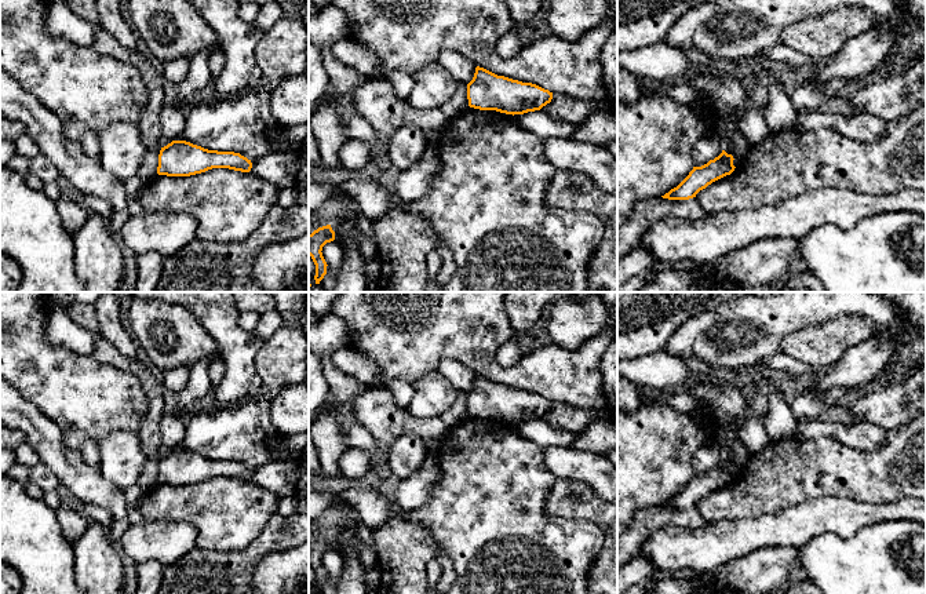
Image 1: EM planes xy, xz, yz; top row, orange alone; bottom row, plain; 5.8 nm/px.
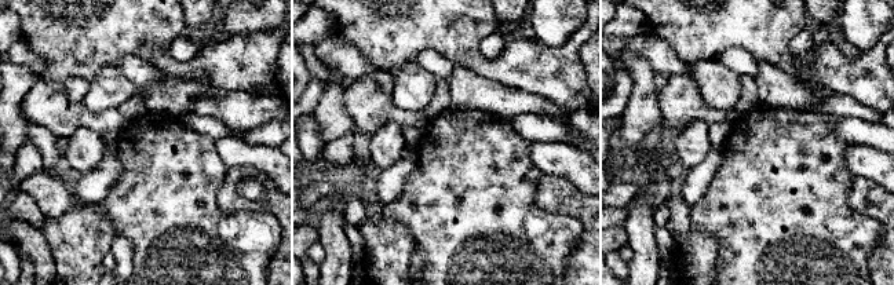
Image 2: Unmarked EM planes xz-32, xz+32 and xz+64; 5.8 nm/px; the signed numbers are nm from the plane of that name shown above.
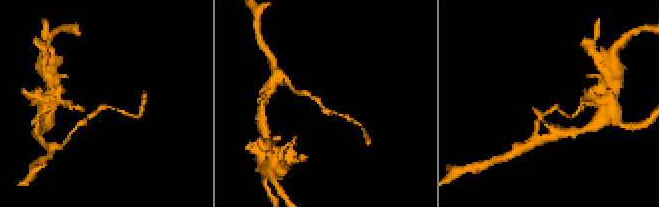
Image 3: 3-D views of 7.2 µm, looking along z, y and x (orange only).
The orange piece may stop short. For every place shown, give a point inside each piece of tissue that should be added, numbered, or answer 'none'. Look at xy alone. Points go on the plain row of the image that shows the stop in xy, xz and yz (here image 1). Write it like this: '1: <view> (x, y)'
none

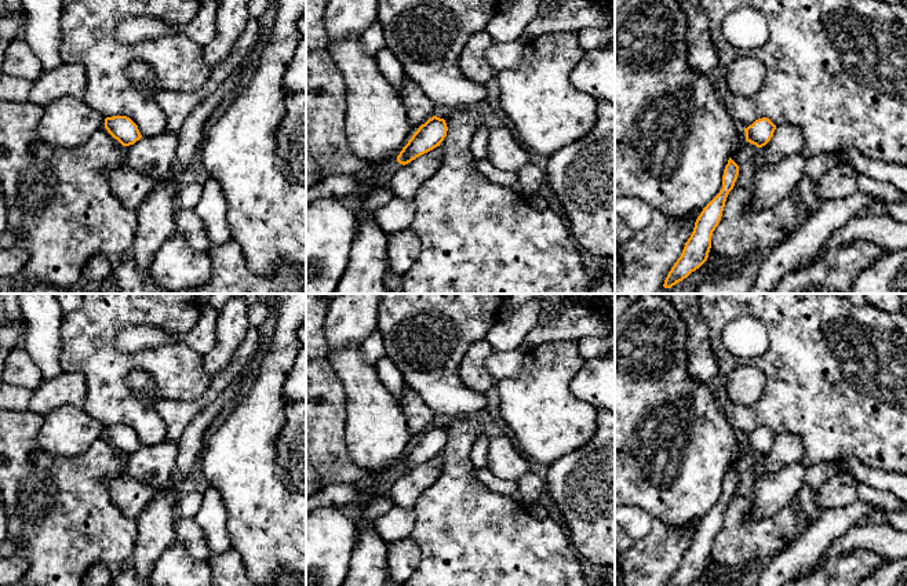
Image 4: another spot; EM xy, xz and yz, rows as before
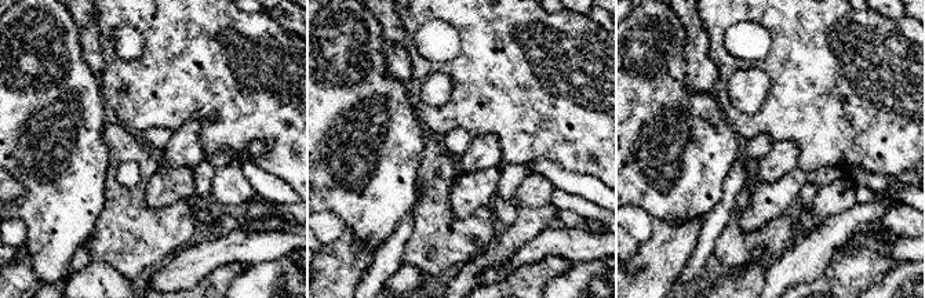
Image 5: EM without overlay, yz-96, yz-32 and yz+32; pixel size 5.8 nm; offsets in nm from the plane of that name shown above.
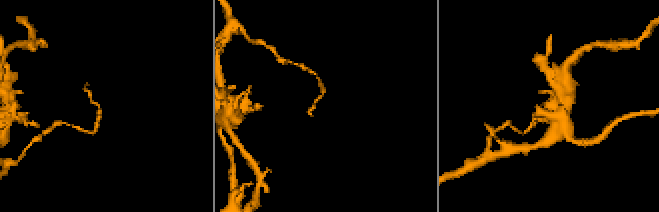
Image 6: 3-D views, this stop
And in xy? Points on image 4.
none

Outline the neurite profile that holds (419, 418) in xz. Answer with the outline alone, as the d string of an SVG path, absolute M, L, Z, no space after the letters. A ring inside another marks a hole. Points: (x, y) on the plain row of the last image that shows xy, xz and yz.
M408 386L400 403L412 437L411 448L422 433L437 423L438 418Z

